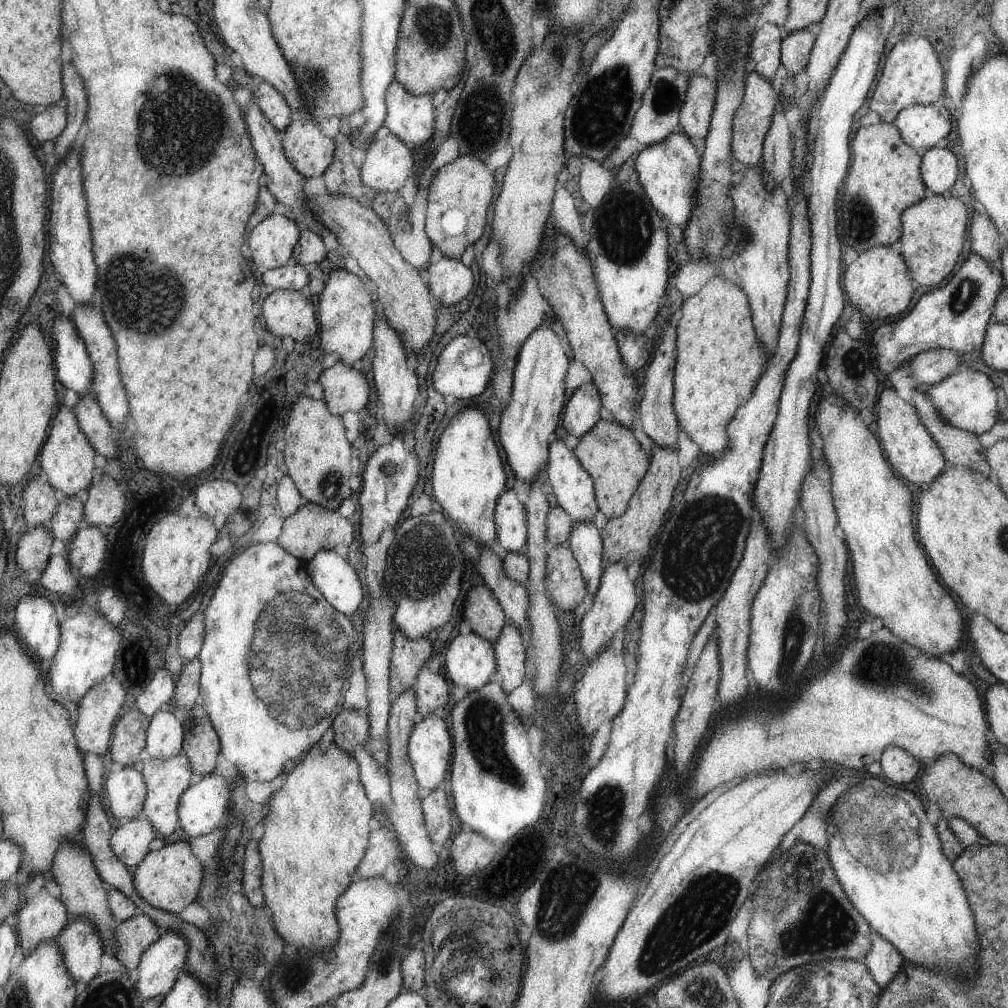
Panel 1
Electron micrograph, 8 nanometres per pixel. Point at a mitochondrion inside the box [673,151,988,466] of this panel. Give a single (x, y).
(860, 223)

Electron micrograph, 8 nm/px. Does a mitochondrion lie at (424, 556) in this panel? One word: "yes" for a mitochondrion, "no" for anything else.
yes

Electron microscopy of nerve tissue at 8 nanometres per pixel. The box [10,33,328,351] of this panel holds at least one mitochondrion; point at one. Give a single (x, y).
(163, 146)

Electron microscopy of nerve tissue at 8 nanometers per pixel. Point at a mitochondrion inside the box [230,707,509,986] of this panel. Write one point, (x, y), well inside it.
(383, 965)

